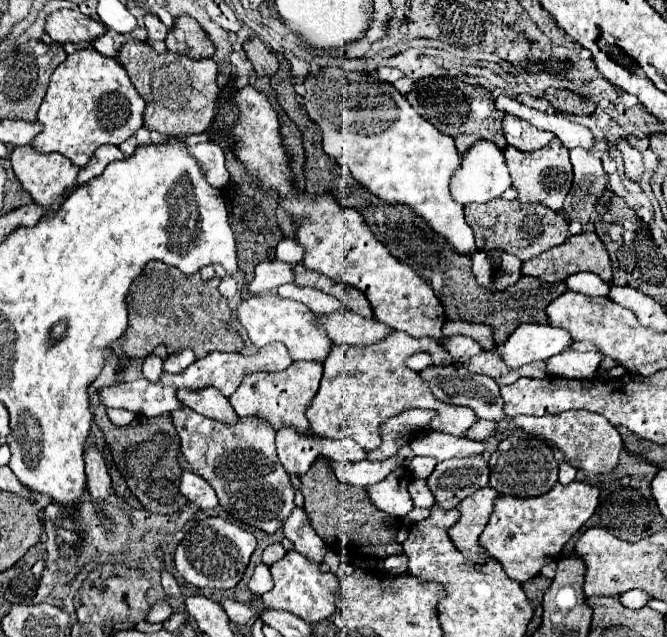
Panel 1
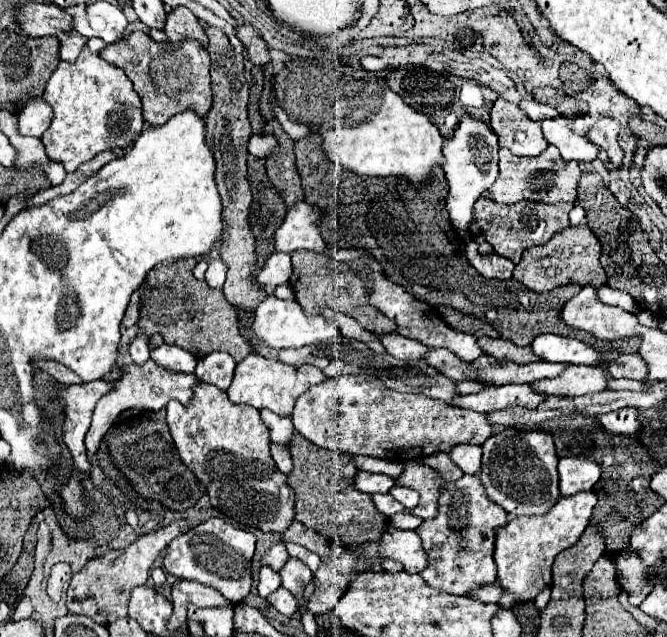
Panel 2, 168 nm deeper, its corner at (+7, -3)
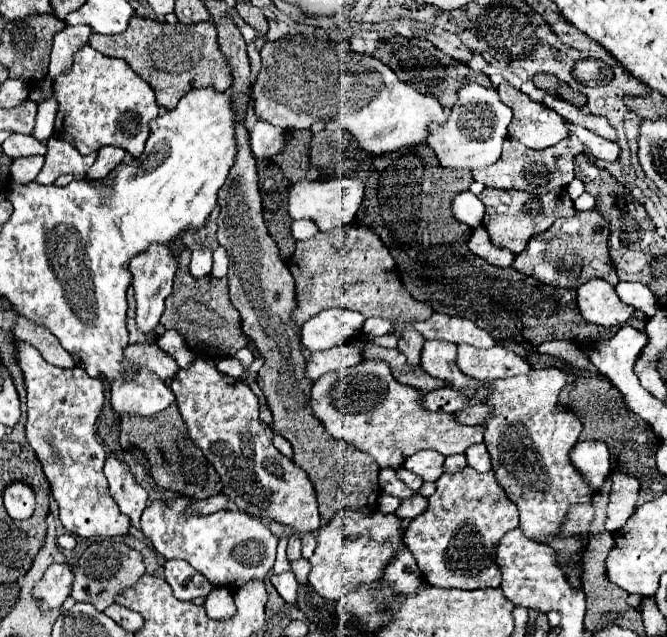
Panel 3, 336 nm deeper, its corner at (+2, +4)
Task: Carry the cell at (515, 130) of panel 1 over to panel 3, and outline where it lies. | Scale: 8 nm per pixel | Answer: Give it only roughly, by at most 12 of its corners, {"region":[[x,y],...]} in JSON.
{"region":[[510,82],[498,86],[514,110],[508,134],[544,150],[568,136],[560,114]]}

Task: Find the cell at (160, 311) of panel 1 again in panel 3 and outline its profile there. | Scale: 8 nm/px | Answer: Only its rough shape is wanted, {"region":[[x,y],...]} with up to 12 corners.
{"region":[[180,254],[160,324],[200,358],[234,356],[248,338],[228,278],[194,278]]}

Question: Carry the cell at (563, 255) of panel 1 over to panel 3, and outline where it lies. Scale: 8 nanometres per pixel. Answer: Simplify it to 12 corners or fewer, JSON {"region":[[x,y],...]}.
{"region":[[576,212],[514,258],[512,268],[556,288],[592,278],[616,286],[610,226]]}

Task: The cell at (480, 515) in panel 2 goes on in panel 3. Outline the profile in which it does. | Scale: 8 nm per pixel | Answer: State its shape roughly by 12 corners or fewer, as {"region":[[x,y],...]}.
{"region":[[494,472],[442,474],[404,544],[432,586],[498,588],[518,508]]}

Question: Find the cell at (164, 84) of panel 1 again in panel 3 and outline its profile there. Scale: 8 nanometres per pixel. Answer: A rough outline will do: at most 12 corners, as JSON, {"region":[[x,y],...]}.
{"region":[[132,18],[90,34],[174,108],[190,88],[232,86],[212,22]]}

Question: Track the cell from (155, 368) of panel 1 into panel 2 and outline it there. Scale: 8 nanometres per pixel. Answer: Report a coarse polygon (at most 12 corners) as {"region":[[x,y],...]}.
{"region":[[135,337],[129,345],[137,365],[149,361],[147,337]]}

